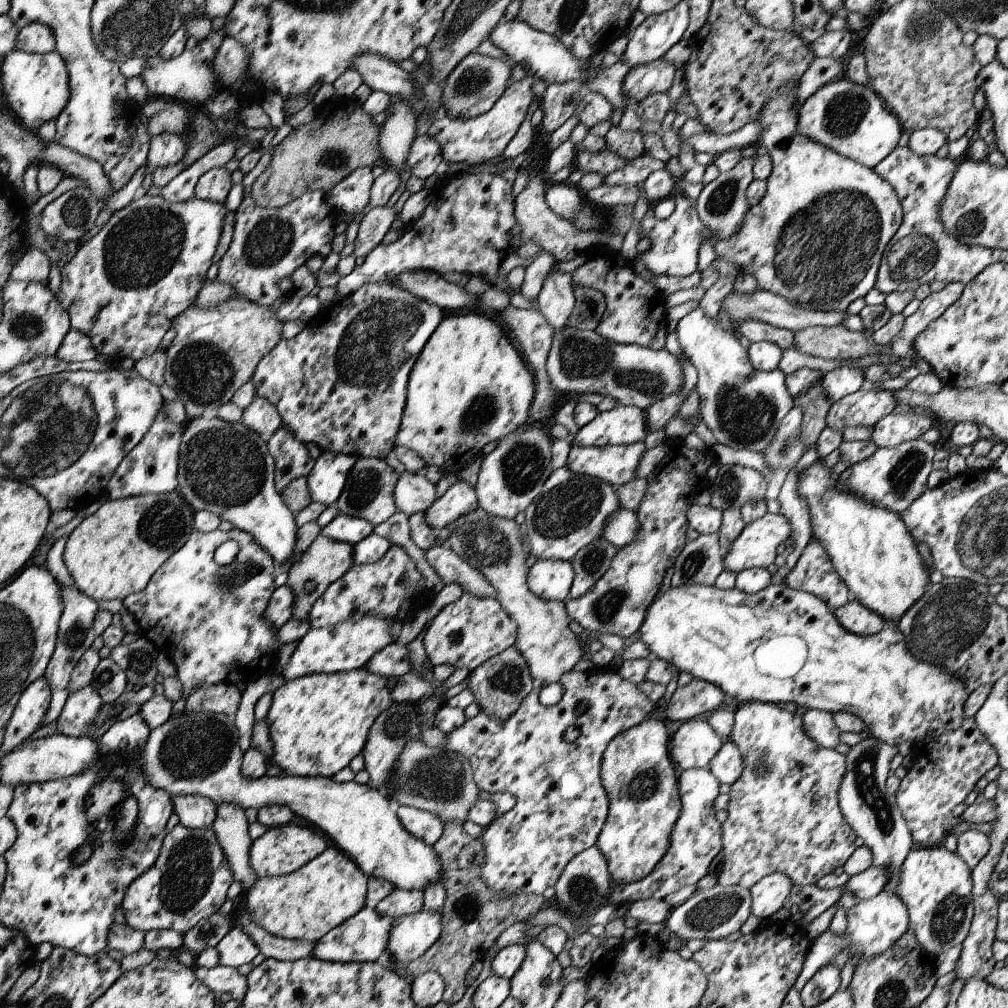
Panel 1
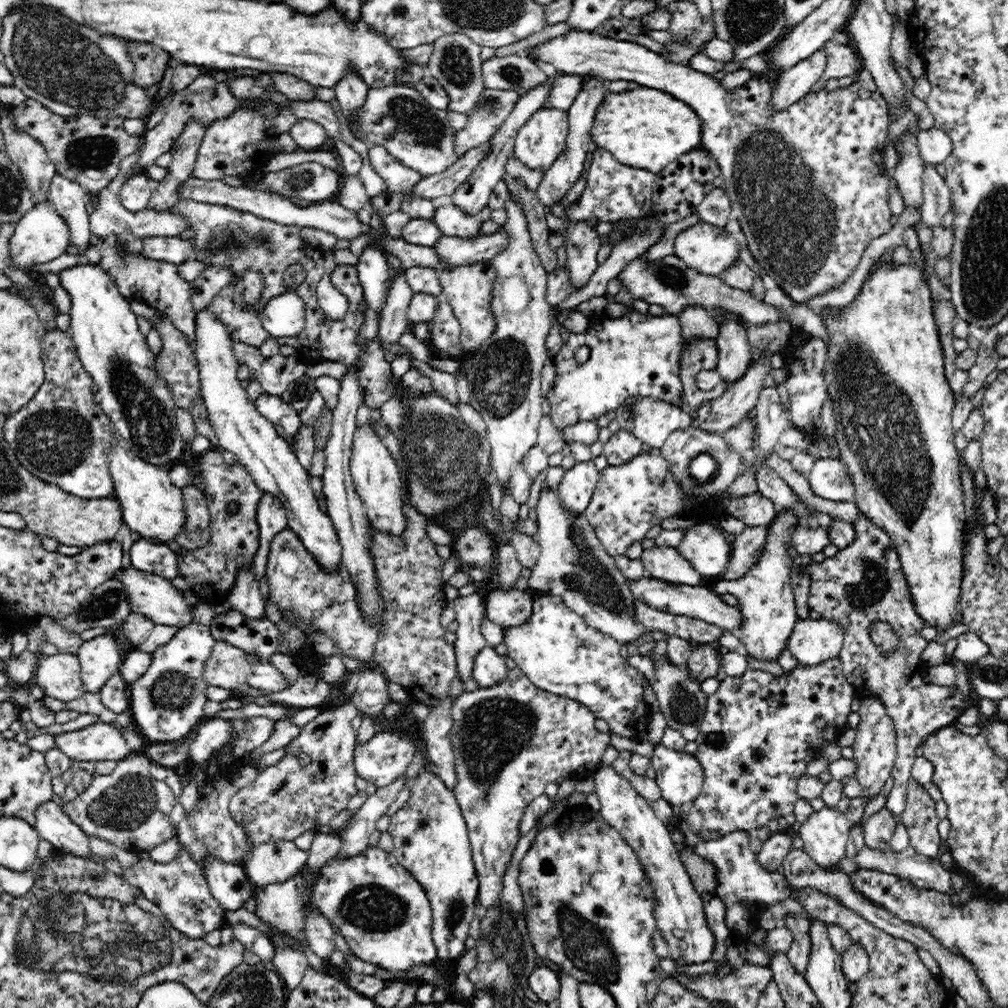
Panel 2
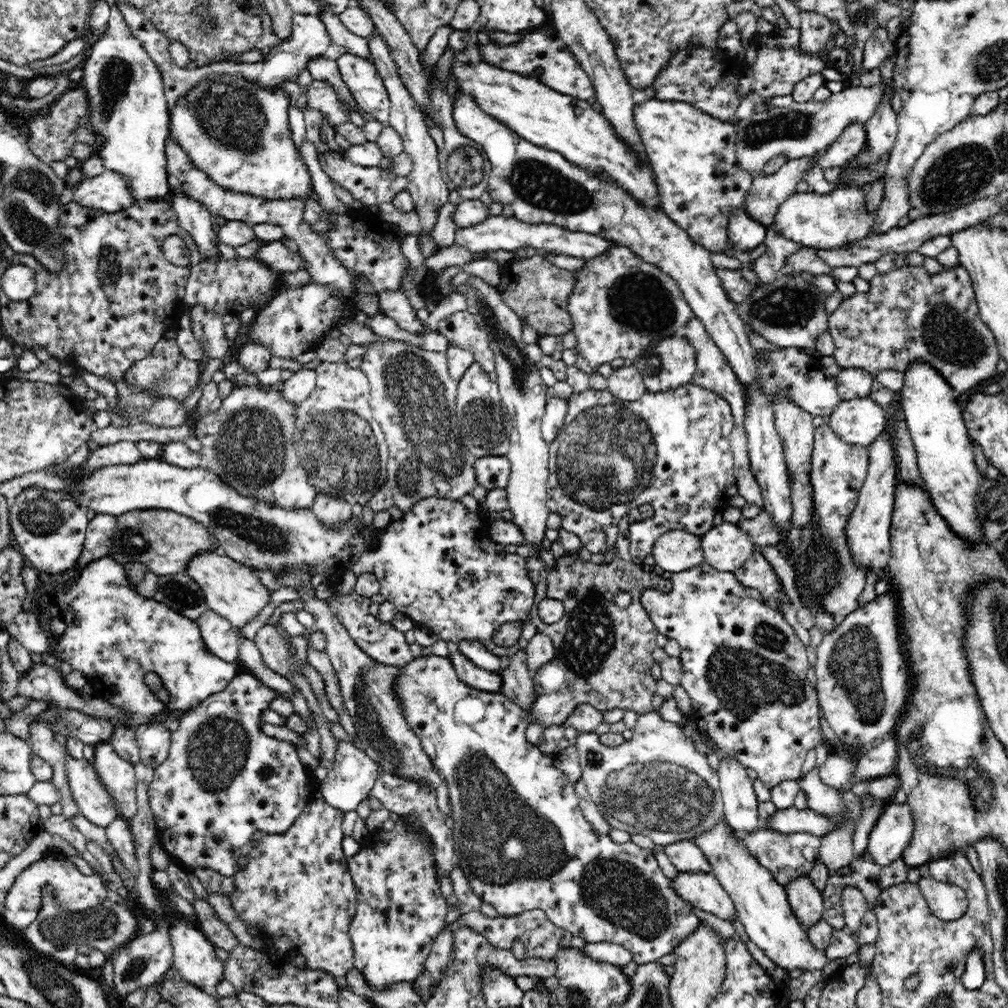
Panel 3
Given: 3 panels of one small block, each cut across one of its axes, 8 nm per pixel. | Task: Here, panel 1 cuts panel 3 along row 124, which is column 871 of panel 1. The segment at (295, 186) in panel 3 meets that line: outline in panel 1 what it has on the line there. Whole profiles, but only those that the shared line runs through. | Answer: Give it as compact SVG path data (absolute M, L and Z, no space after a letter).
M799 82L789 83L783 87L779 94L769 101L763 108L761 115L756 120L764 126L764 132L759 138L757 145L764 145L767 153L770 155L772 170L768 176L767 189L762 200L744 213L740 229L738 229L730 238L718 241L713 247L715 256L718 259L734 262L741 271L740 274L752 274L756 278L757 288L763 291L770 291L777 295L787 298L791 303L796 303L798 306L807 307L808 309L817 311L844 311L846 312L843 324L849 331L854 332L856 328L860 328L858 316L850 316L846 310L856 298L864 298L872 288L875 288L875 282L879 271L879 266L883 257L883 252L888 243L892 241L892 237L900 228L903 219L903 208L899 201L898 195L894 189L883 178L880 178L874 169L868 168L854 159L838 154L835 150L826 148L817 142L804 138L797 133L797 96L799 95Z

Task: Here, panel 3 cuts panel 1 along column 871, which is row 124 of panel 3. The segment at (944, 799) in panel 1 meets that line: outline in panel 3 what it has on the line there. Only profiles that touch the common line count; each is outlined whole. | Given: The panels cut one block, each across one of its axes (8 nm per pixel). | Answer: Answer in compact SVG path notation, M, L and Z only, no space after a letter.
M653 98L653 99L649 99L649 100L646 100L646 101L645 101L645 102L642 102L642 103L640 103L640 104L639 104L639 105L636 105L636 106L635 106L635 107L634 107L634 110L633 110L633 111L634 111L634 122L635 122L635 125L636 125L636 128L637 128L637 129L638 129L638 133L640 133L640 137L641 137L641 140L642 140L642 143L643 143L643 146L644 146L644 147L645 147L645 152L646 152L646 153L647 153L647 157L648 157L648 158L649 158L649 164L650 164L650 167L651 167L651 170L652 170L652 171L653 171L653 176L654 176L654 179L655 179L655 181L656 181L656 184L657 184L657 191L658 191L658 196L659 196L659 198L658 198L658 199L659 199L659 206L660 206L660 207L661 207L661 208L662 208L662 209L663 209L663 211L664 211L664 212L665 212L665 213L666 213L666 215L668 215L668 217L670 217L670 218L671 218L671 219L672 219L672 220L673 220L673 221L674 221L674 222L675 222L675 223L676 223L676 224L677 224L677 225L678 225L678 226L679 226L679 227L680 227L680 228L682 228L682 229L684 229L684 230L685 230L685 231L686 231L686 232L687 232L687 233L688 233L688 234L689 234L689 235L690 235L690 238L691 238L691 239L693 239L693 241L694 241L694 242L697 242L697 243L698 243L698 244L699 244L699 245L702 245L702 246L703 246L703 247L705 247L705 249L706 249L706 250L709 250L709 251L710 251L710 252L711 252L711 253L714 253L714 252L723 252L723 253L724 253L724 252L725 252L725 250L726 250L726 249L736 249L736 246L735 246L735 244L733 244L733 243L732 243L732 242L731 242L731 240L730 240L730 239L729 239L729 238L728 238L728 235L727 235L727 232L728 232L728 227L727 227L727 226L728 226L728 225L729 225L729 220L730 220L730 215L731 215L731 214L732 214L732 213L733 213L733 212L734 212L734 211L735 211L735 210L740 210L740 209L744 209L744 211L746 211L746 213L748 213L748 217L751 217L751 216L749 216L749 212L747 212L747 210L745 210L745 208L743 208L743 206L744 206L744 205L745 205L745 196L746 196L746 193L747 193L747 192L748 192L748 189L749 189L749 188L750 188L750 187L751 187L751 184L752 184L752 181L753 181L753 180L754 180L754 179L755 179L755 177L754 177L754 176L752 176L752 175L751 175L751 174L748 174L748 173L747 173L747 172L746 172L746 171L745 171L745 170L742 170L742 167L741 167L741 166L740 166L740 163L739 163L739 162L738 162L738 159L737 159L737 157L736 157L736 140L735 140L735 138L736 138L736 133L737 133L737 125L736 125L736 123L732 123L732 122L722 122L722 121L721 121L721 120L718 120L718 119L717 119L717 118L714 118L714 117L711 117L711 116L710 116L710 115L709 115L709 114L706 114L706 113L703 113L703 112L702 112L702 110L698 110L698 109L697 109L697 108L694 108L694 105L691 105L691 104L690 104L690 103L687 103L687 102L684 102L684 101L661 101L661 100L660 100L660 99L654 99L654 98Z

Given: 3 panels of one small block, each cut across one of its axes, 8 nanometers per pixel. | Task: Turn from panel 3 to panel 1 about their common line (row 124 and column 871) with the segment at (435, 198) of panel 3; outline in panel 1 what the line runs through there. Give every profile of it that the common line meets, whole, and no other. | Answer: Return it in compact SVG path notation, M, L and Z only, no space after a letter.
M862 387L831 404L826 415L826 424L835 431L847 427L873 427L879 420L888 416L896 401L890 391Z

